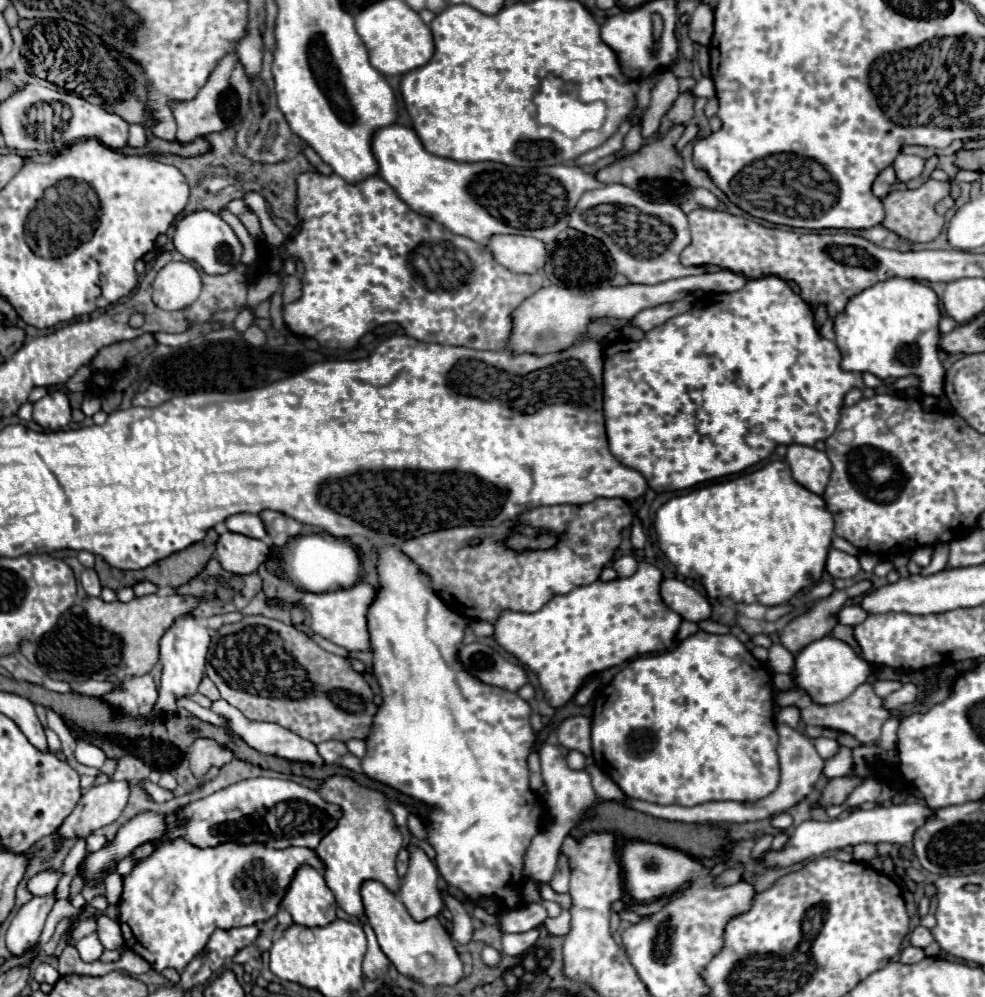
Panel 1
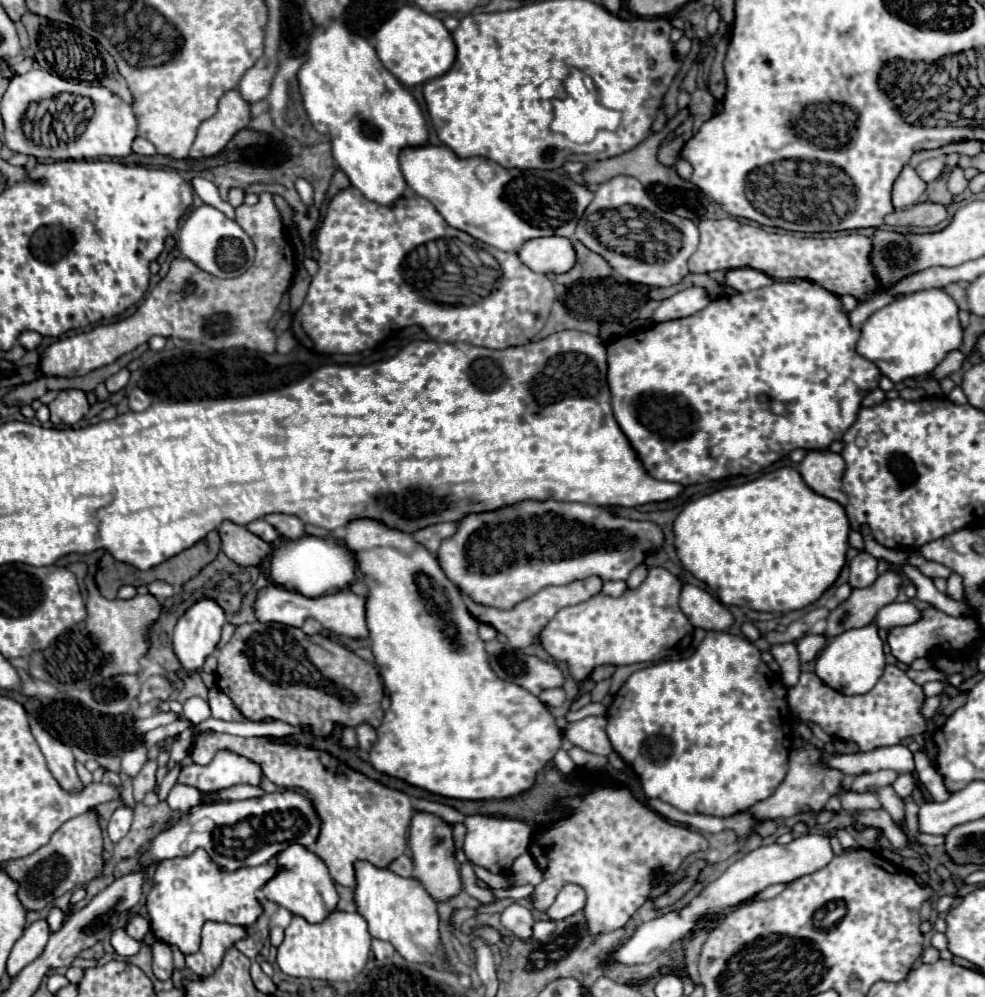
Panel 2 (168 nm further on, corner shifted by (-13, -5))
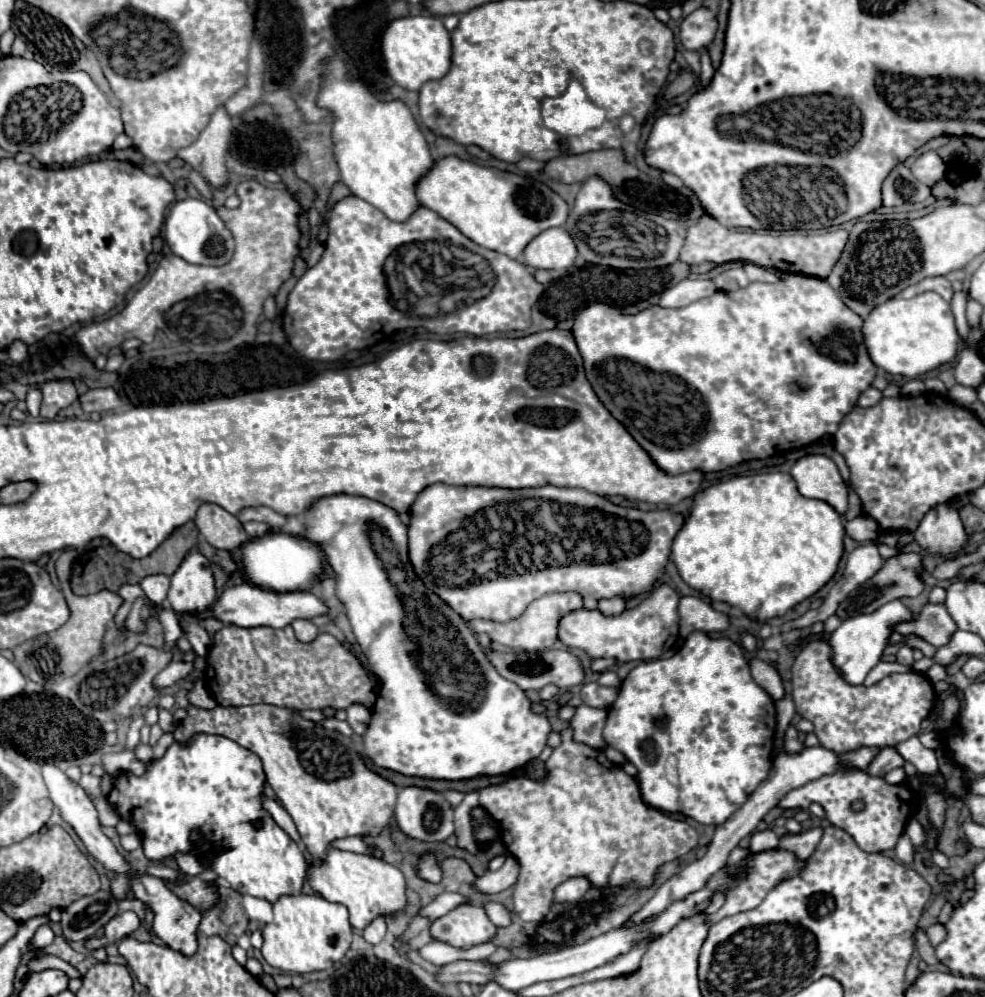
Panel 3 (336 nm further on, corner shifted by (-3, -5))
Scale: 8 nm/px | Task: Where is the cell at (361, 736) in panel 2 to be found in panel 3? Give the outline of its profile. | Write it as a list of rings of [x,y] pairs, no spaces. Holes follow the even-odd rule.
[[[349,706],[347,708],[347,722],[353,728],[353,732],[359,736],[367,730],[369,718],[371,718],[371,712],[365,706]]]

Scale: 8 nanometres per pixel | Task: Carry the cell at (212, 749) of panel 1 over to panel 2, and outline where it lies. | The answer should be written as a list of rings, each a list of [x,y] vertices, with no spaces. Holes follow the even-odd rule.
[[[199,732],[193,740],[191,758],[195,764],[209,764],[219,750],[231,750],[261,764],[263,774],[287,790],[305,790],[307,798],[317,806],[321,818],[321,834],[313,844],[313,852],[327,864],[331,878],[347,888],[355,886],[355,860],[369,860],[375,866],[387,866],[407,846],[407,828],[413,818],[411,798],[405,792],[387,788],[365,774],[349,768],[329,752],[303,744],[275,742],[273,738],[241,738],[221,732]]]

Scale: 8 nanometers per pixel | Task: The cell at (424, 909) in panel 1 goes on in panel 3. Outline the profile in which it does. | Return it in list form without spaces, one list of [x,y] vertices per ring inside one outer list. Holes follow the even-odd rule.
[[[401,788],[395,820],[405,836],[421,842],[445,842],[453,834],[453,810],[433,790]]]

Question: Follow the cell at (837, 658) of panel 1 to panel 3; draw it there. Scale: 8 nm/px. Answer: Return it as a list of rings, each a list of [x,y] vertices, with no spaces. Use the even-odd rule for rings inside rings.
[[[891,600],[891,602],[883,604],[879,610],[871,612],[871,614],[859,614],[855,618],[847,618],[847,622],[841,622],[841,626],[829,636],[827,642],[833,650],[831,664],[839,670],[843,680],[849,682],[851,686],[863,684],[867,674],[879,664],[881,654],[887,646],[887,638],[893,630],[893,624],[901,622],[901,620],[907,620],[907,618],[913,618],[911,610],[907,606],[903,606],[901,600]]]

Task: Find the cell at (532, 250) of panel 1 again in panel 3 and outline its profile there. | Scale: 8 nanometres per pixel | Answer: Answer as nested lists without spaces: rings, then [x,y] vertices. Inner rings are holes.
[[[551,228],[533,238],[523,250],[523,264],[539,270],[565,270],[577,258],[575,244],[563,228]]]

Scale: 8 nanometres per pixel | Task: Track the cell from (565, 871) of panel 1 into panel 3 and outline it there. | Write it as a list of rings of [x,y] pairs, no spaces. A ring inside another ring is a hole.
[[[569,878],[567,882],[559,884],[553,894],[555,904],[565,904],[565,902],[577,902],[585,892],[589,890],[589,882],[585,878]]]

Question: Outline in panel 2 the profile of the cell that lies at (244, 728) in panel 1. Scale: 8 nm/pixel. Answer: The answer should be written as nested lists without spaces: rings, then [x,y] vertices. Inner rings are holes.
[[[209,688],[209,708],[213,718],[221,718],[221,720],[239,720],[245,722],[245,718],[241,716],[241,712],[233,706],[231,698],[227,694],[223,694],[219,688]]]

